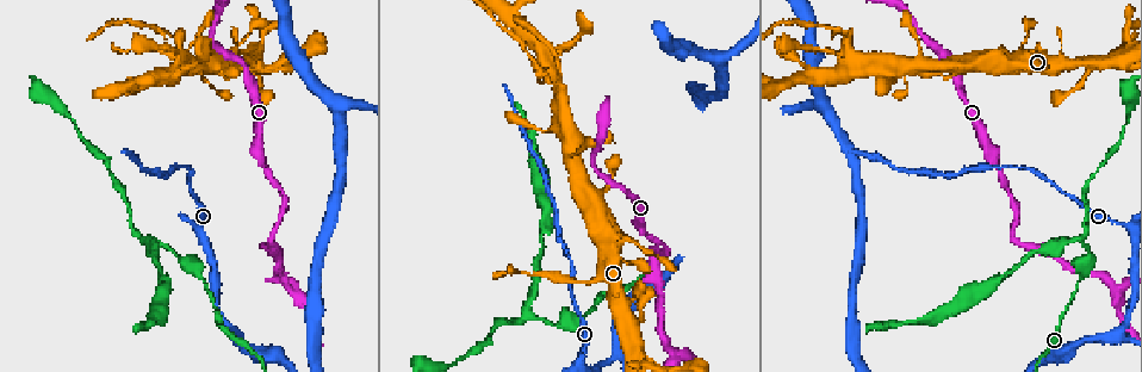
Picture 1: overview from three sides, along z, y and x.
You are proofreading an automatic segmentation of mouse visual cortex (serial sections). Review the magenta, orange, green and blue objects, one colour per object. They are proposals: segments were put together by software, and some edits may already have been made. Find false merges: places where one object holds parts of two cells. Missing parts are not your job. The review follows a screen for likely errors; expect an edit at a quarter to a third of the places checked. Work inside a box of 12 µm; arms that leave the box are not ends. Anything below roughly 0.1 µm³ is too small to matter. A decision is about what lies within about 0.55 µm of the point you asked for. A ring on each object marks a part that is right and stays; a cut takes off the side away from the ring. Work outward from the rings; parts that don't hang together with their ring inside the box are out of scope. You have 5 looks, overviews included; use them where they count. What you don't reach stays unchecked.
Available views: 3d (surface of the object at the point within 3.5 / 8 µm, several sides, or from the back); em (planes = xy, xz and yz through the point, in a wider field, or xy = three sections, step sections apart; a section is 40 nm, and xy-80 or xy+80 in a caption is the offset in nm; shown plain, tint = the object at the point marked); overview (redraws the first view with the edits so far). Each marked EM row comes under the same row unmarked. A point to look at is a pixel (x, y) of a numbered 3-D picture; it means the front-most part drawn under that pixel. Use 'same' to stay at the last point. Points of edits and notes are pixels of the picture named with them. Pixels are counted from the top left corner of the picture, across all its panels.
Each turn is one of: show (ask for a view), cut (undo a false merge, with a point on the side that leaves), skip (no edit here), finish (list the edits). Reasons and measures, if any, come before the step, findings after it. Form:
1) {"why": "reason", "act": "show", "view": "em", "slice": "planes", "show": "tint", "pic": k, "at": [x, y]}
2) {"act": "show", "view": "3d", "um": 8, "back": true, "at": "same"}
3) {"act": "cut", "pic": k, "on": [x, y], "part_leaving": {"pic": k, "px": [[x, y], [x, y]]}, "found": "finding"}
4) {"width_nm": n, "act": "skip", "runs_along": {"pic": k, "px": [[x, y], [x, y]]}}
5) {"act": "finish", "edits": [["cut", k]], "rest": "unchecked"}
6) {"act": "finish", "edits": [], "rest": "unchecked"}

{"why": "abrupt turn", "act": "show", "view": "3d", "um": 8, "pic": 1, "at": [675, 352]}

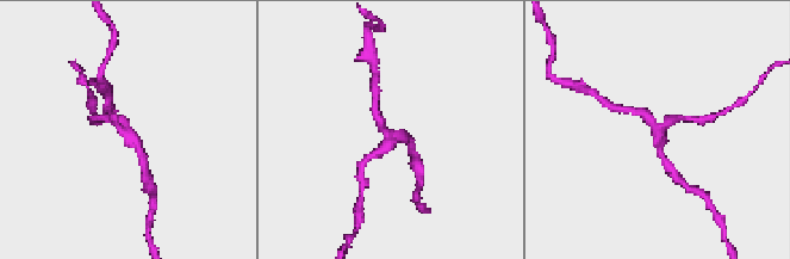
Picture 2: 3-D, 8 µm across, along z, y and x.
{"arms": 3, "arm_widths_nm": [200, 200, 250], "why": "need the tissue", "act": "show", "view": "em", "slice": "xy", "step": 5, "show": "tint", "pic": 2, "at": [659, 127]}

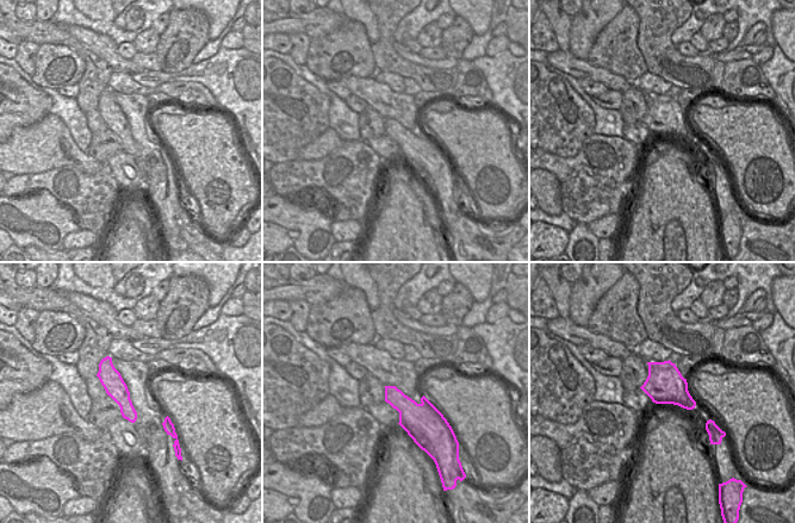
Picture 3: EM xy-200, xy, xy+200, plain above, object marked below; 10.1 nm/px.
{"act": "cut", "pic": 2, "on": [378, 154], "part_leaving": {"pic": 2, "px": [[387, 139], [362, 160]]}, "found": "a second cell is stuck on"}

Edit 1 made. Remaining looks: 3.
{"act": "show", "view": "overview"}

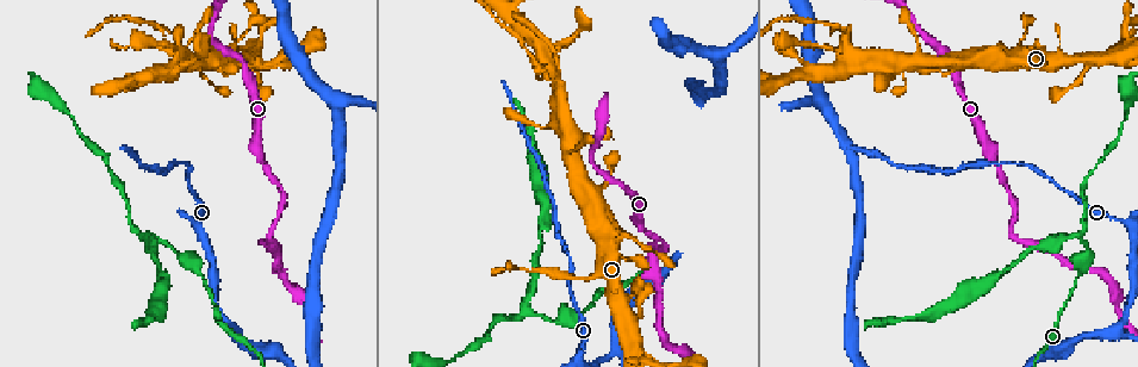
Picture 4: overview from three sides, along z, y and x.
{"why": "abrupt turn", "act": "show", "view": "3d", "um": 3.5, "pic": 4, "at": [615, 351]}

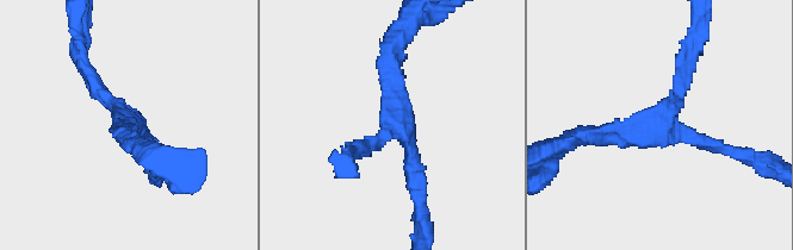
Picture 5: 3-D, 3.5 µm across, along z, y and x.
{"arms": 3, "arm_widths_nm": [200, 200, 250], "why": "now the EM", "act": "show", "view": "em", "slice": "xy", "step": 2, "show": "tint", "pic": 5, "at": [660, 117]}

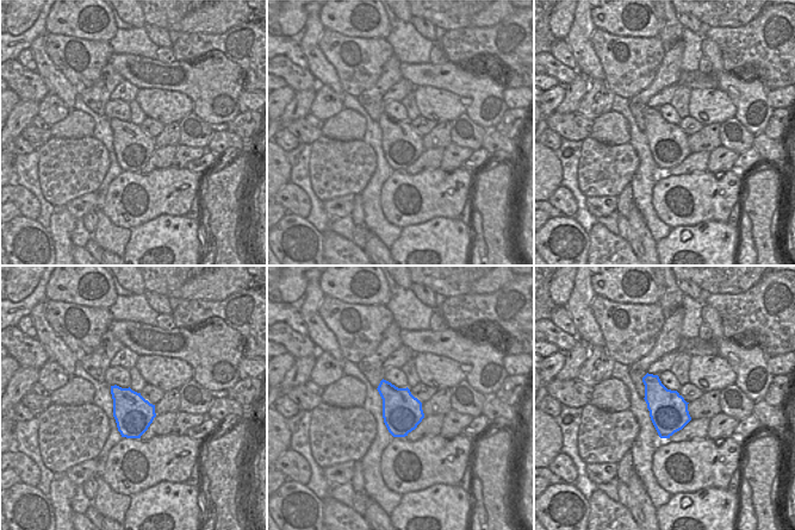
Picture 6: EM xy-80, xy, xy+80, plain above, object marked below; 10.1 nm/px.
{"act": "skip", "runs_along": {"pic": 5, "px": [[689, 60], [652, 126], [582, 133]]}, "found": "one cell here"}

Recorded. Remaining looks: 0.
{"act": "finish", "edits": [["cut", 2]], "rest": "unchecked"}

